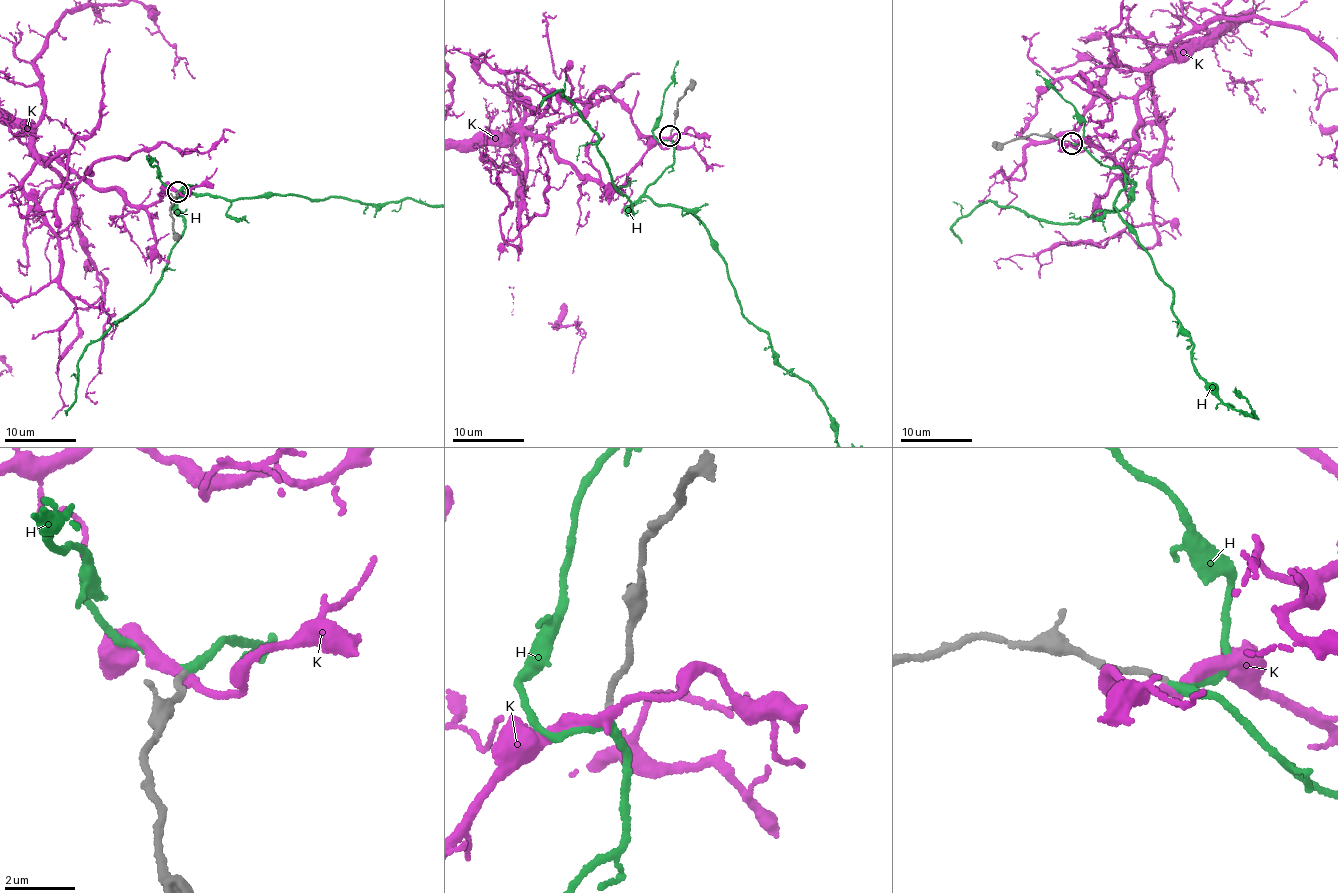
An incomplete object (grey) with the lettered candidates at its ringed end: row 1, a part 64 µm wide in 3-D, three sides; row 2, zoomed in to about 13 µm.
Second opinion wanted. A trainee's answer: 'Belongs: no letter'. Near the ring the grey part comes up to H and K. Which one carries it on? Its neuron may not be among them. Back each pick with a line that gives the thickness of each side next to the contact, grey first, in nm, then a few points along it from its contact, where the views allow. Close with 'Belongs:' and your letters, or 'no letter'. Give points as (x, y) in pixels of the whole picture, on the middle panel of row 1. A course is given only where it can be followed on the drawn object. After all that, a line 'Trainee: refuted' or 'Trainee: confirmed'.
H: 150/200 nm | via (670, 136), (647, 198), (690, 211), (742, 313), (815, 387)
Belongs: H
Trainee: refuted

